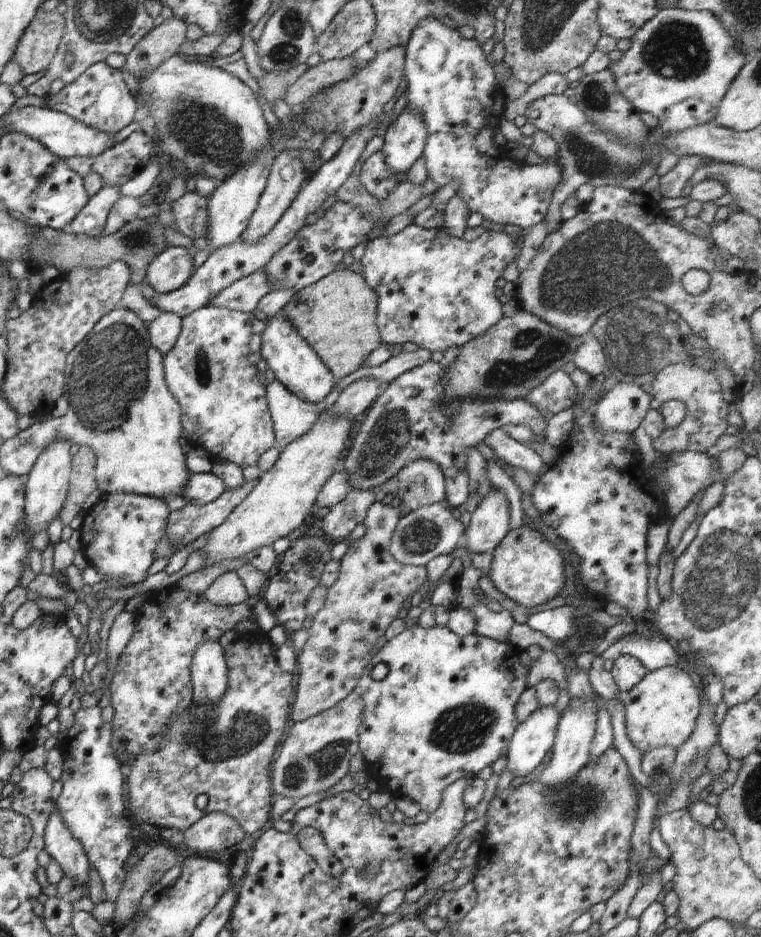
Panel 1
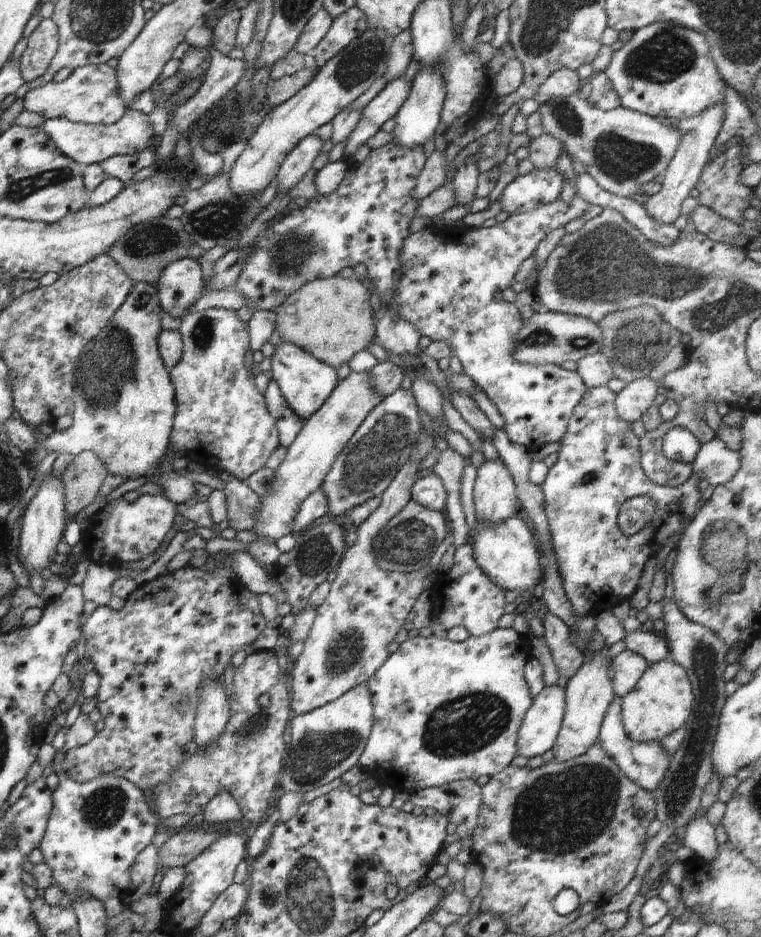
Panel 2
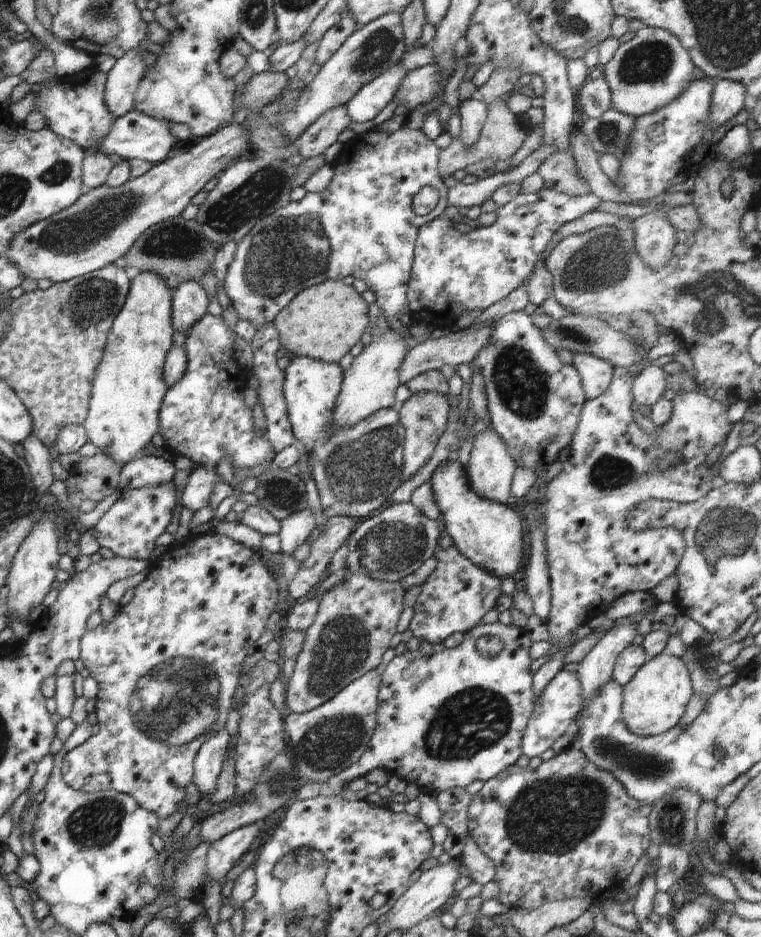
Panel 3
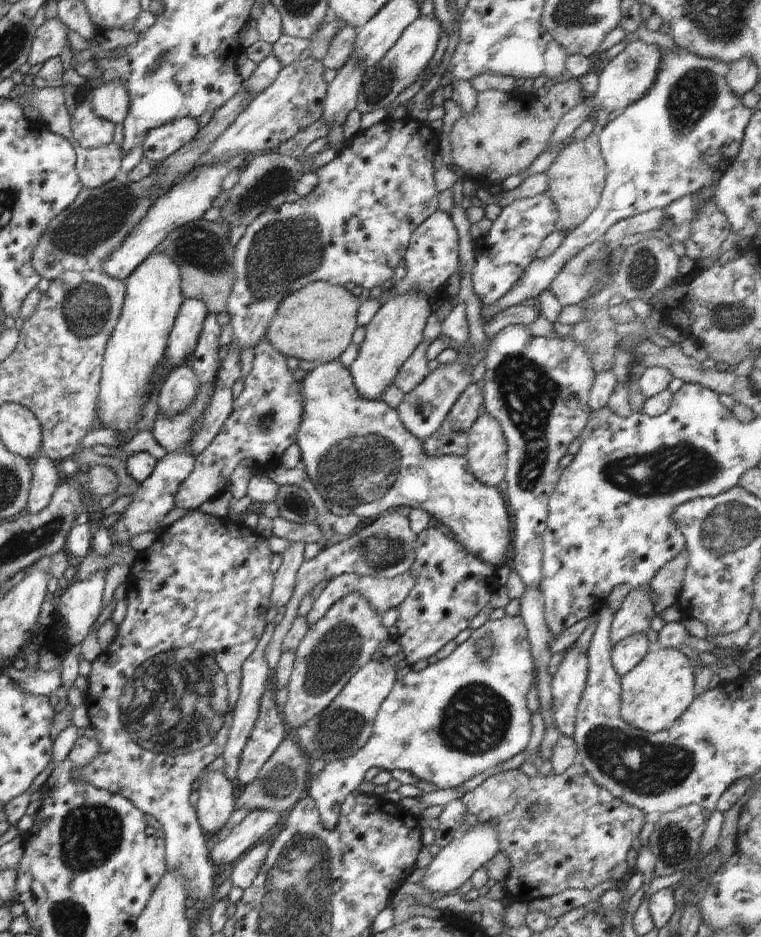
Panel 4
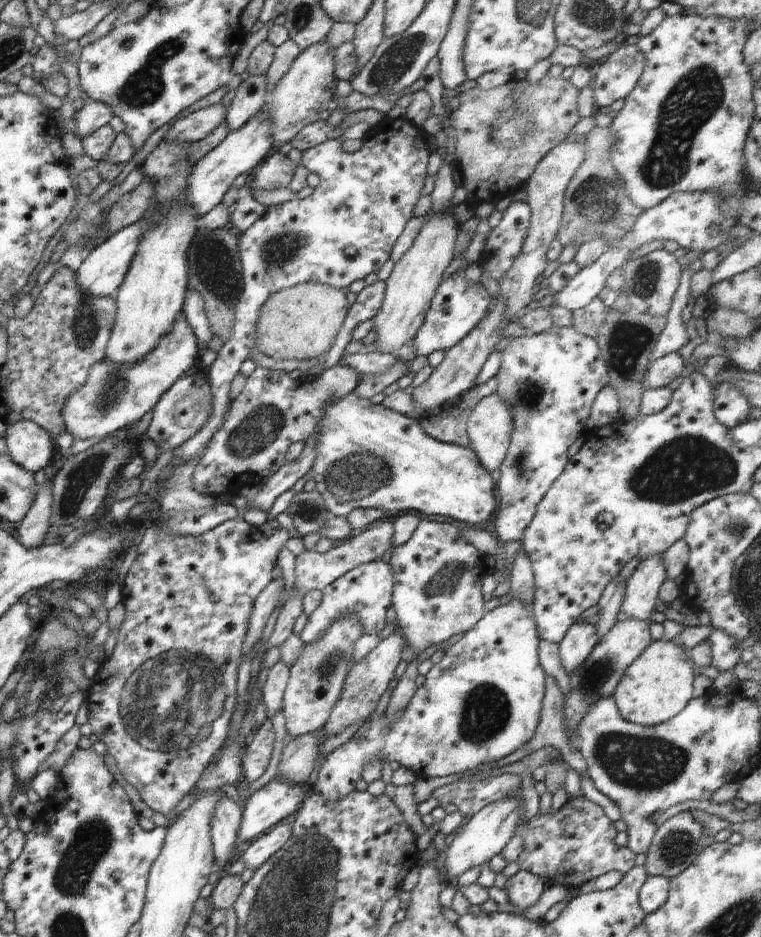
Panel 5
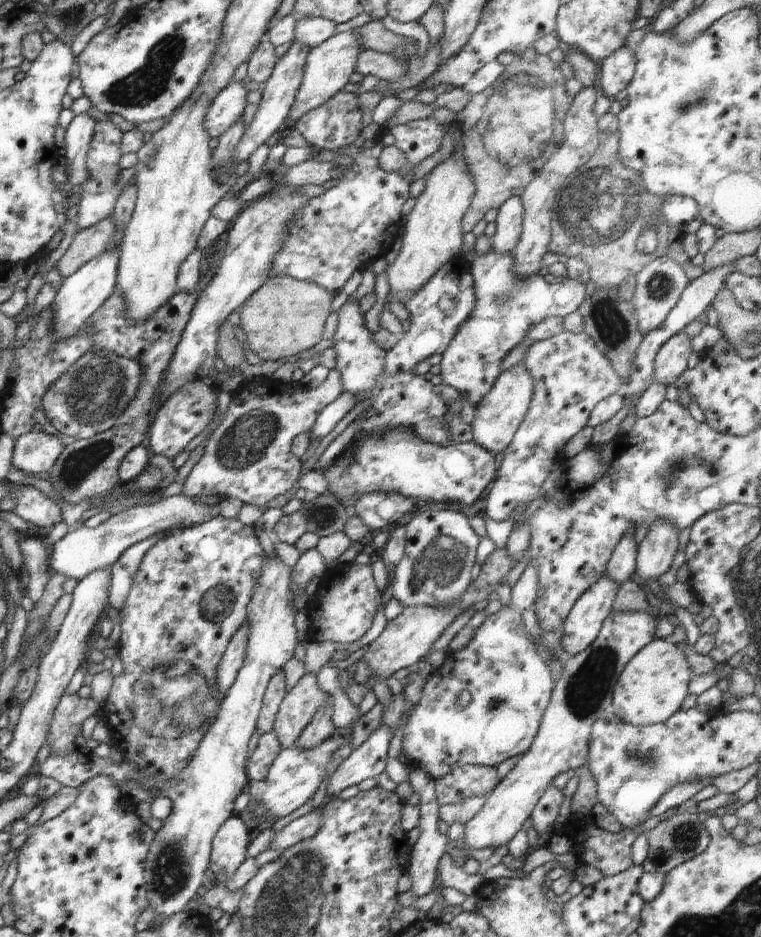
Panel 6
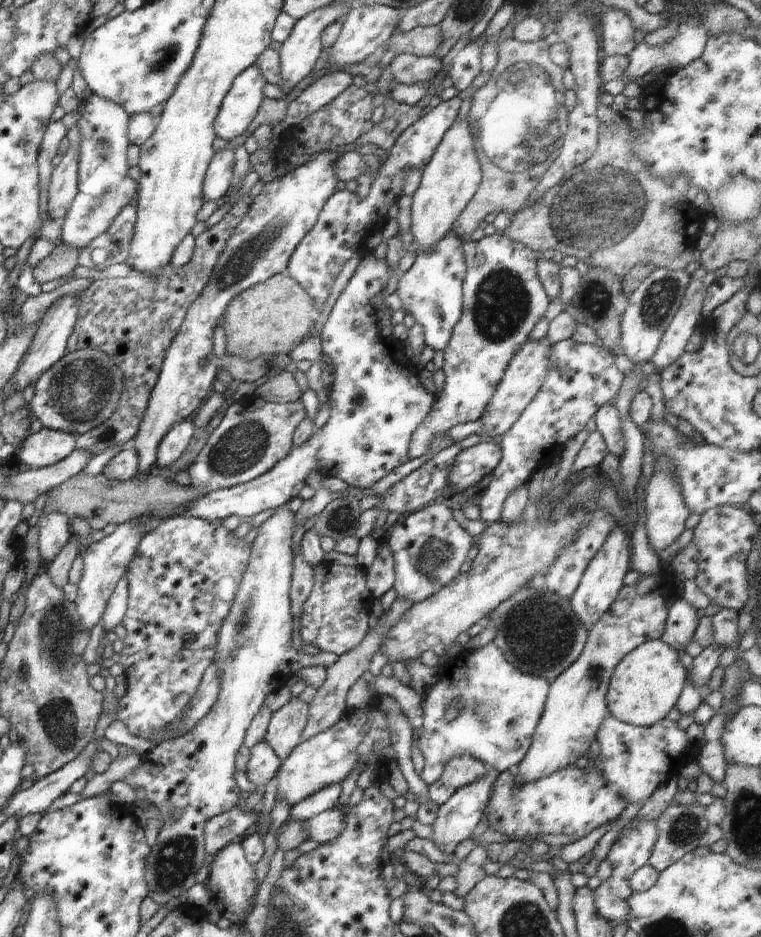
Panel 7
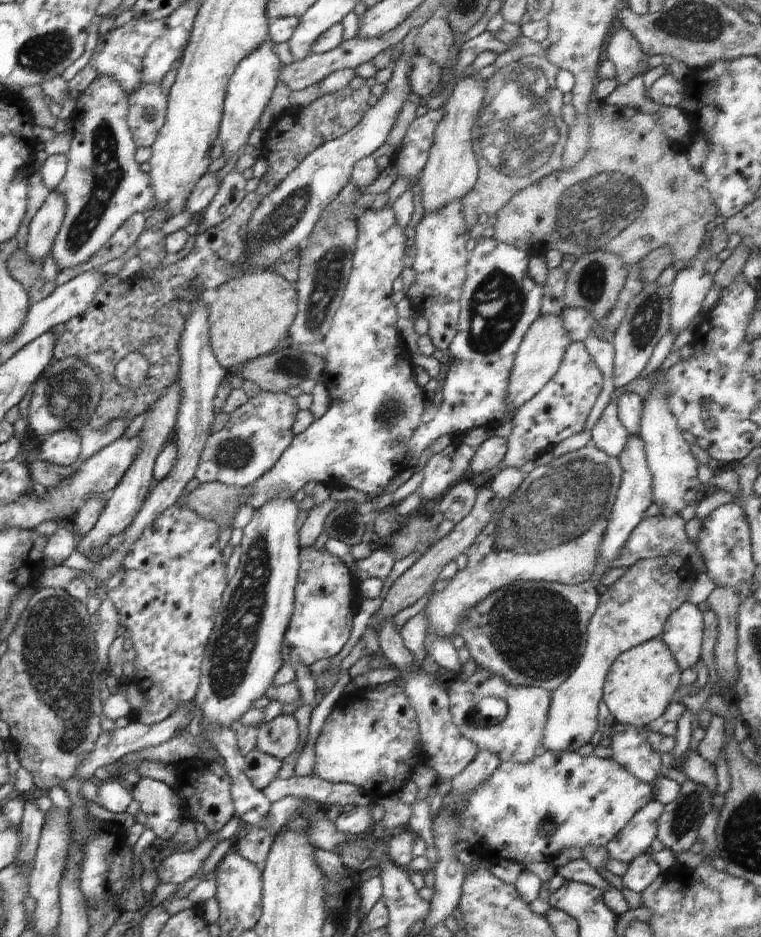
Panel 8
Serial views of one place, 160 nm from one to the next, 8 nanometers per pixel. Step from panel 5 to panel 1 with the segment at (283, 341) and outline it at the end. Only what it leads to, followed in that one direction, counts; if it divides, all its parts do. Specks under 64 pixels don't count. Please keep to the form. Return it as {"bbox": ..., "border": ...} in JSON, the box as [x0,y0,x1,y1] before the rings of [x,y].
{"bbox":[281,266,383,381],"border":[[[342,266],[306,288],[294,292],[281,314],[290,318],[302,338],[339,381],[357,371],[370,352],[383,344],[376,326],[377,296],[362,274]]]}

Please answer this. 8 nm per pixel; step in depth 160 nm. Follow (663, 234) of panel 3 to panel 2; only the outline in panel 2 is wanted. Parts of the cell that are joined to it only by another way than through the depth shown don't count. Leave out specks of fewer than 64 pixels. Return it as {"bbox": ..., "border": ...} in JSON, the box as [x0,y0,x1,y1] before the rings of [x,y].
{"bbox":[644,100,727,225],"border":[[[724,100],[721,103],[709,106],[705,111],[699,112],[697,115],[682,119],[679,122],[678,128],[681,132],[680,144],[667,166],[661,190],[655,195],[650,195],[647,204],[644,206],[645,211],[657,223],[661,225],[673,225],[676,219],[682,215],[681,204],[683,200],[695,188],[704,165],[710,160],[710,149],[722,128],[726,107],[727,104]]]}

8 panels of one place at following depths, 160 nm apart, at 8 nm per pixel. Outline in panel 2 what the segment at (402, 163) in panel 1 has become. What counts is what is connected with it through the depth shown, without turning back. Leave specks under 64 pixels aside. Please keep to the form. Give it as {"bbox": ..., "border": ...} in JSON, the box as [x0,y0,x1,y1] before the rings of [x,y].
{"bbox":[389,67,445,148],"border":[[[426,67],[420,69],[413,78],[409,97],[404,104],[397,110],[389,126],[394,131],[393,141],[397,145],[412,148],[422,145],[432,139],[438,124],[441,121],[441,112],[445,101],[445,80],[438,69]]]}

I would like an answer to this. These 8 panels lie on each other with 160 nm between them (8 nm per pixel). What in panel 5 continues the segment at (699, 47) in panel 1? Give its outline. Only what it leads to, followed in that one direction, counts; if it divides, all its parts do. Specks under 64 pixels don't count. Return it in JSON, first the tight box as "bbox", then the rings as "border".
{"bbox":[592,45,645,110],"border":[[[636,45],[622,46],[607,56],[607,61],[600,67],[597,77],[592,82],[593,97],[598,110],[608,110],[618,98],[626,98],[639,81],[645,65],[644,55]]]}

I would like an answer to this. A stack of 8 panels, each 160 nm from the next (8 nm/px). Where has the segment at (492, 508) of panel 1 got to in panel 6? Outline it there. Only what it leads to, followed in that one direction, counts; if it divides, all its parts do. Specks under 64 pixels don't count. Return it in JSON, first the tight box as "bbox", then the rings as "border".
{"bbox":[471,361,534,455],"border":[[[522,361],[502,371],[490,392],[475,406],[476,414],[471,424],[473,440],[495,455],[506,450],[524,420],[533,395],[533,384],[534,381]]]}

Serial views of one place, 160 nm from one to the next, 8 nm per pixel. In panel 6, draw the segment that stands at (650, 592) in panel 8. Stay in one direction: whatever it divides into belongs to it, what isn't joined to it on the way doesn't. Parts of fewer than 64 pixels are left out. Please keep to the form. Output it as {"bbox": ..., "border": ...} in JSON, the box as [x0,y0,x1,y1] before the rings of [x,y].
{"bbox":[461,611,657,850],"border":[[[612,611],[603,622],[602,628],[592,646],[582,652],[564,658],[562,670],[555,682],[548,706],[541,718],[539,729],[530,748],[516,762],[506,776],[487,795],[484,806],[465,826],[465,837],[461,846],[476,850],[487,846],[504,846],[520,832],[522,824],[534,810],[538,799],[546,792],[552,780],[562,772],[584,766],[589,753],[592,727],[613,706],[613,690],[626,663],[649,642],[656,639],[657,619],[646,611]]]}

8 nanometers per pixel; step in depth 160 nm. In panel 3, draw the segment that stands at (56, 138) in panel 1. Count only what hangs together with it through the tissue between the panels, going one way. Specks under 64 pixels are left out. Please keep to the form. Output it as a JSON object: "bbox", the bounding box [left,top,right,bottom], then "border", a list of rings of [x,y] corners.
{"bbox":[94,110,179,165],"border":[[[132,110],[128,114],[115,119],[110,132],[98,142],[95,142],[94,149],[104,151],[108,156],[118,154],[122,159],[140,159],[155,165],[156,163],[161,163],[168,152],[179,142],[170,131],[168,121],[161,120],[157,116]]]}

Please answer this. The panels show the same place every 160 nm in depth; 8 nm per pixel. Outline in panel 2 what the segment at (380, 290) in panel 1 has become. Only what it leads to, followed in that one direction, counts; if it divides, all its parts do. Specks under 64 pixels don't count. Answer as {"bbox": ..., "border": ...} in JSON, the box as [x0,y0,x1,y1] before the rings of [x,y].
{"bbox":[382,195,592,452],"border":[[[574,195],[574,198],[569,201],[563,201],[560,197],[556,198],[555,201],[549,202],[548,204],[539,206],[538,208],[521,212],[514,213],[503,223],[496,223],[495,226],[488,228],[478,228],[471,231],[469,234],[456,234],[452,236],[452,232],[448,233],[445,228],[441,227],[428,227],[424,228],[417,233],[412,233],[405,239],[403,248],[401,249],[401,261],[403,262],[403,270],[401,271],[401,281],[393,293],[393,298],[389,299],[388,305],[382,305],[382,310],[390,309],[396,311],[399,317],[402,317],[406,322],[415,326],[415,329],[421,334],[421,336],[428,336],[430,340],[434,341],[448,341],[452,347],[453,353],[456,358],[460,359],[462,363],[464,373],[468,375],[474,382],[475,386],[479,387],[486,396],[490,399],[490,402],[496,406],[496,410],[500,412],[500,416],[503,418],[504,432],[508,435],[508,438],[516,444],[526,448],[528,452],[538,452],[544,444],[549,442],[560,442],[567,431],[570,417],[574,412],[574,407],[582,400],[584,393],[586,392],[587,386],[584,381],[580,378],[580,375],[576,371],[569,371],[561,368],[561,365],[547,364],[544,366],[533,365],[530,363],[521,363],[517,361],[513,355],[515,354],[515,342],[519,335],[519,330],[523,326],[523,320],[520,318],[518,312],[518,305],[512,304],[506,301],[494,302],[494,292],[498,290],[506,290],[513,284],[514,276],[520,268],[520,264],[526,260],[529,256],[536,252],[536,249],[540,246],[540,243],[551,233],[553,230],[559,229],[560,227],[566,226],[570,220],[574,218],[580,218],[584,216],[590,208],[592,208],[588,201],[581,198],[580,195]]]}

